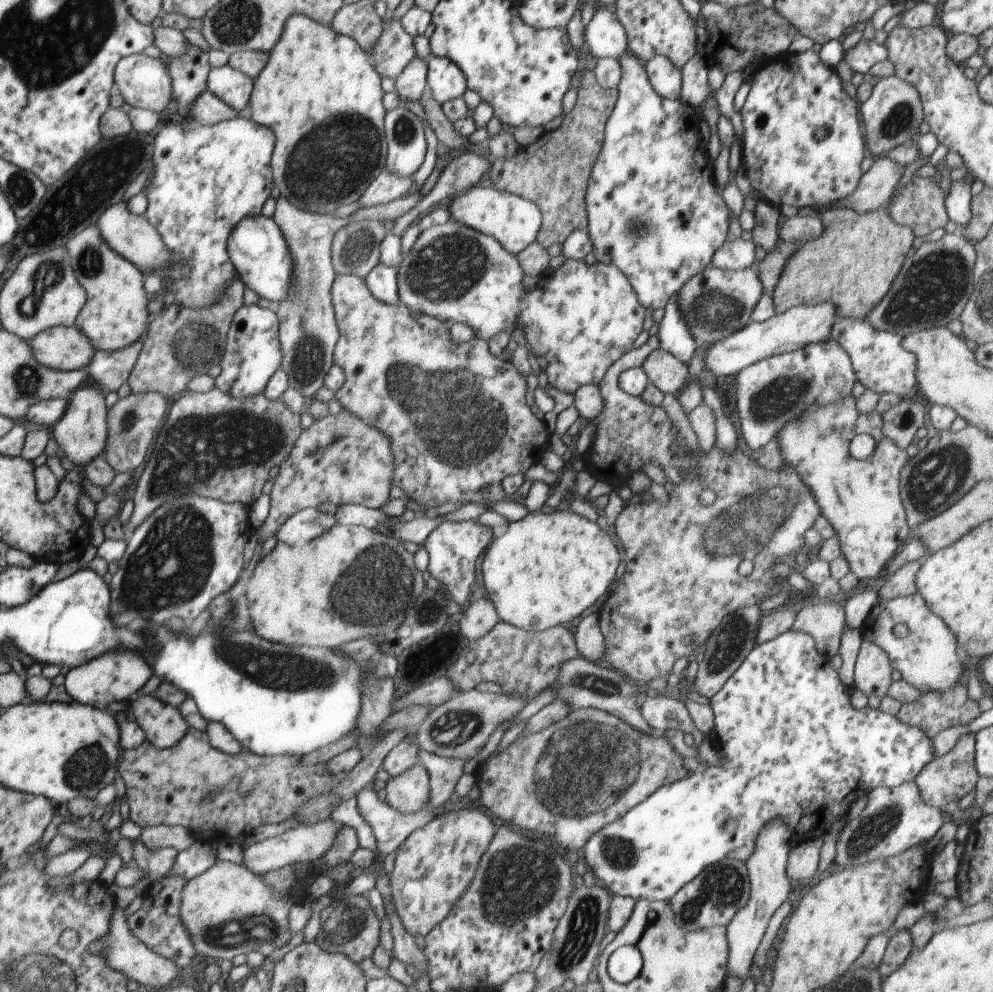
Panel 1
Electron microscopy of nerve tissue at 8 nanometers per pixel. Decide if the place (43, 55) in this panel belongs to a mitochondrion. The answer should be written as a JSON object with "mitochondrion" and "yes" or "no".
{"mitochondrion":"yes"}

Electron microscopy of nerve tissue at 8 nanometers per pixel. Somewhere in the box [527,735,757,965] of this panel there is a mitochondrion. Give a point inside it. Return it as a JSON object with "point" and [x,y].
{"point":[723,887]}

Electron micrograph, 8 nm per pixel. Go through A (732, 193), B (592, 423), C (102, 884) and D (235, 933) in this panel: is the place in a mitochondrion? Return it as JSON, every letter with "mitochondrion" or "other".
{"A":"other","B":"other","C":"other","D":"mitochondrion"}

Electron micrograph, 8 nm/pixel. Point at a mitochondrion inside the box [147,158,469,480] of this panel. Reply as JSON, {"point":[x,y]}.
{"point":[196,344]}

